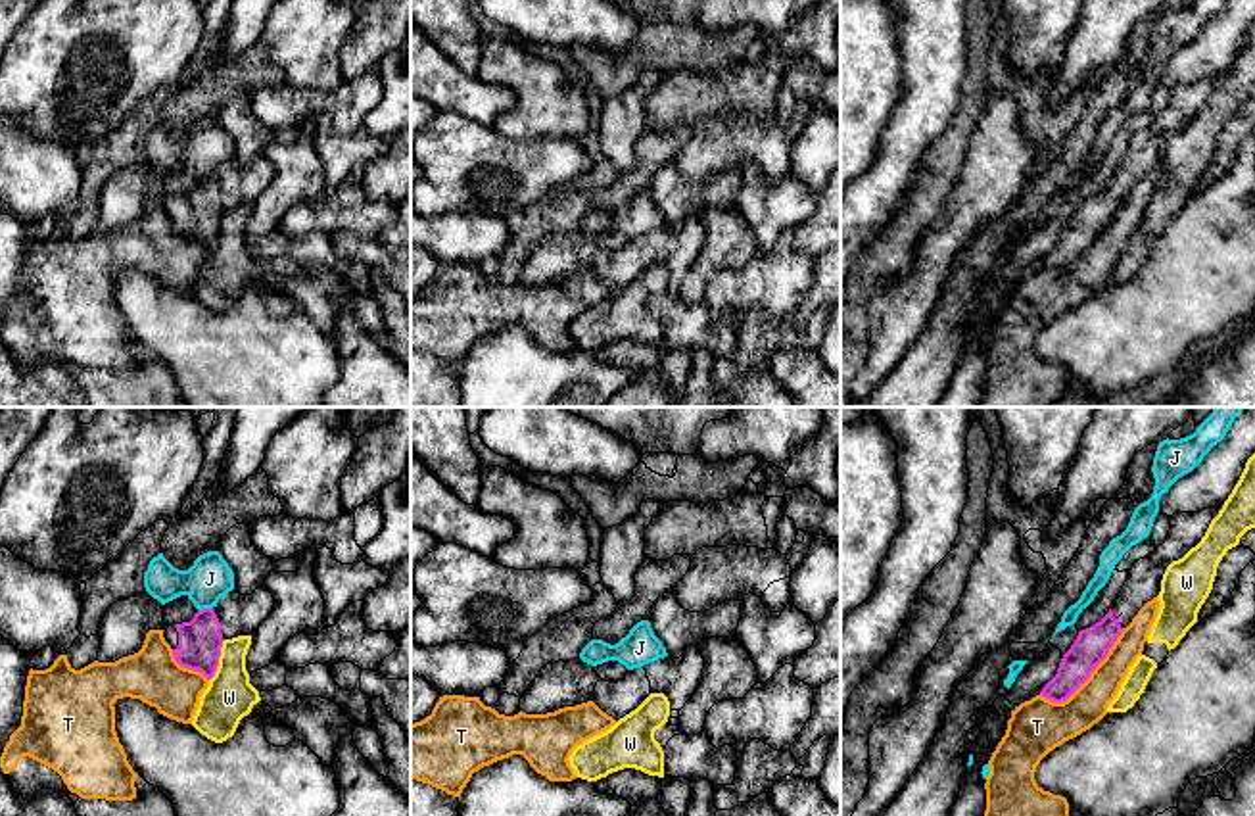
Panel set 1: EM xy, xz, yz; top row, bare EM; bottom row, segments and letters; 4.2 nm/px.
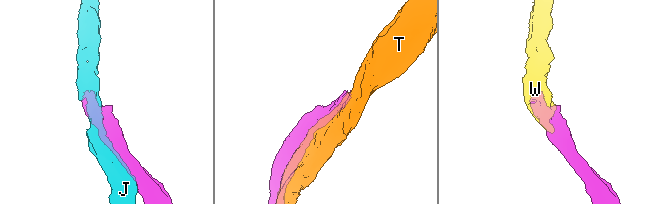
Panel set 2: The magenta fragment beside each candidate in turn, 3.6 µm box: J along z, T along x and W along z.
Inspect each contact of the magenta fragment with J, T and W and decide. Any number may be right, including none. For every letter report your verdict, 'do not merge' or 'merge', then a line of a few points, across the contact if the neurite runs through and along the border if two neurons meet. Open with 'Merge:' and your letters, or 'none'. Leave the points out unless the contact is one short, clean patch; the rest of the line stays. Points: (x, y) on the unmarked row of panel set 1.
Merge: none
J: do not merge
T: do not merge
W: do not merge; line xy (225, 210), (217, 240), (210, 250)

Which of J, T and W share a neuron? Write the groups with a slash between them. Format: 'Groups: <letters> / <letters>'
Groups: J / T / W

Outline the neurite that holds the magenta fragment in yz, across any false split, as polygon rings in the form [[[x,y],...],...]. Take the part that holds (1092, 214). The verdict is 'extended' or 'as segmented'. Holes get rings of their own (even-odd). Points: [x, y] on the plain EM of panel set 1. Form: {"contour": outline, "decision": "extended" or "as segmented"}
{"contour": [[[1222,75],[1171,86],[1165,113],[1130,136],[1109,182],[1094,196],[1078,202],[1071,219],[1063,225],[1057,244],[1042,257],[1042,267],[1063,273],[1090,248],[1138,180],[1159,165],[1167,136],[1201,111]]], "decision": "extended"}

